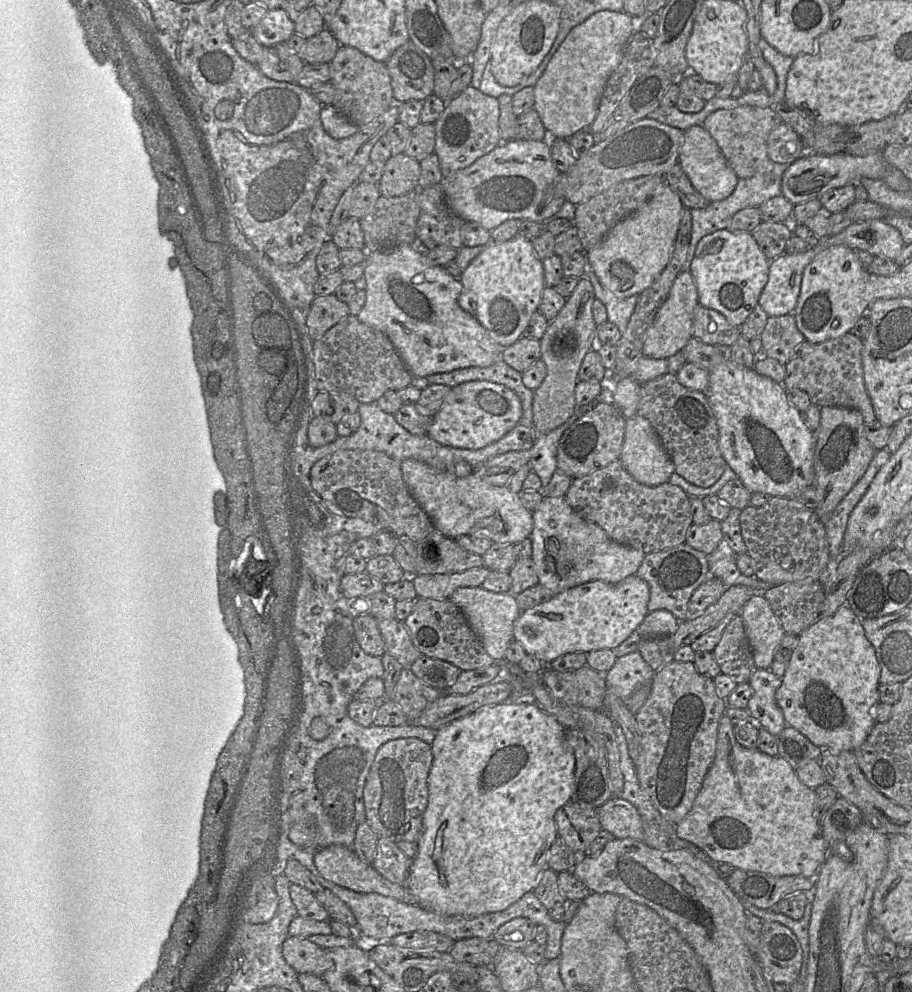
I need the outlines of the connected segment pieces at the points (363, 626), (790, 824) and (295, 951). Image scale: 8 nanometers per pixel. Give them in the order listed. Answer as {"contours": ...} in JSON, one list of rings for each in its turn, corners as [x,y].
{"contours":[[[[372,614],[355,616],[353,627],[355,637],[365,653],[376,657],[382,657],[386,653],[386,645],[378,628],[378,620]]],[[[724,714],[719,722],[716,757],[693,807],[676,825],[677,836],[701,849],[713,863],[729,863],[735,868],[772,876],[816,877],[827,860],[815,790],[804,785],[795,769],[780,756],[770,756],[758,749],[747,749],[735,739],[734,726]]],[[[289,936],[283,943],[283,957],[299,974],[322,976],[333,966],[328,951],[307,938]]]]}

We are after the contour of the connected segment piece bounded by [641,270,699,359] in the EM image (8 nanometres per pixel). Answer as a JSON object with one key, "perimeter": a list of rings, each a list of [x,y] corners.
{"perimeter":[[[681,271],[674,280],[666,300],[645,332],[642,354],[650,358],[665,358],[681,351],[693,337],[694,310],[698,301],[696,283],[690,271]]]}

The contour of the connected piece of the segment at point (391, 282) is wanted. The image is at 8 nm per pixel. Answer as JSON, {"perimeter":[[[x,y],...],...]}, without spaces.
{"perimeter":[[[410,245],[374,251],[363,264],[366,301],[357,318],[389,338],[413,377],[427,377],[473,366],[486,367],[502,359],[506,347],[493,341],[481,323],[459,306],[460,278],[448,274],[444,267],[429,263],[426,255],[418,253]]]}

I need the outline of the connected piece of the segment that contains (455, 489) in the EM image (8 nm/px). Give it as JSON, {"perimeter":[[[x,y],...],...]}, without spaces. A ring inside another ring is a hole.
{"perimeter":[[[407,458],[401,462],[401,471],[402,471],[403,480],[410,494],[419,503],[419,505],[425,511],[425,513],[429,516],[431,522],[433,523],[434,528],[439,530],[446,537],[456,539],[461,535],[473,535],[475,537],[489,538],[490,540],[492,540],[492,542],[512,543],[512,544],[518,543],[527,537],[530,538],[531,532],[533,530],[532,511],[525,508],[525,506],[523,505],[520,499],[519,494],[511,492],[506,486],[493,486],[485,482],[484,479],[482,478],[482,469],[476,469],[466,477],[457,477],[452,472],[437,472],[423,462],[420,462],[412,458]]]}

